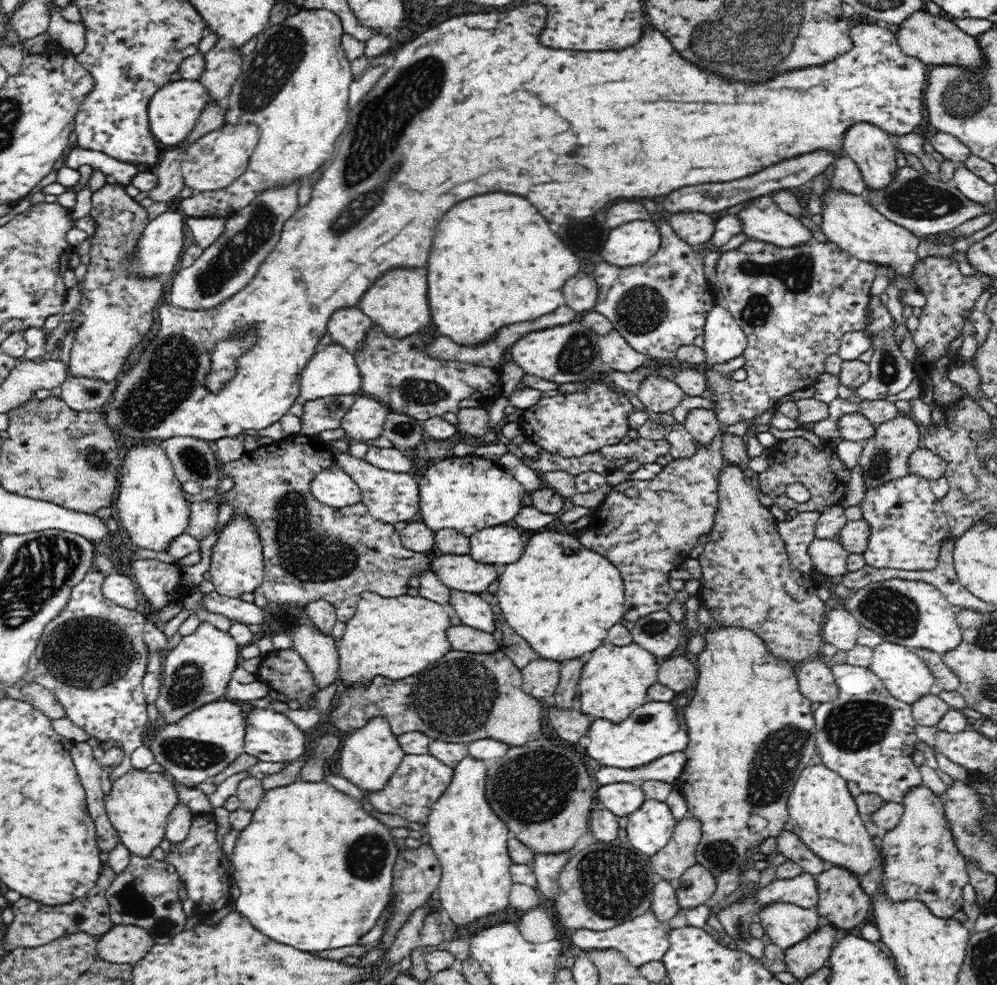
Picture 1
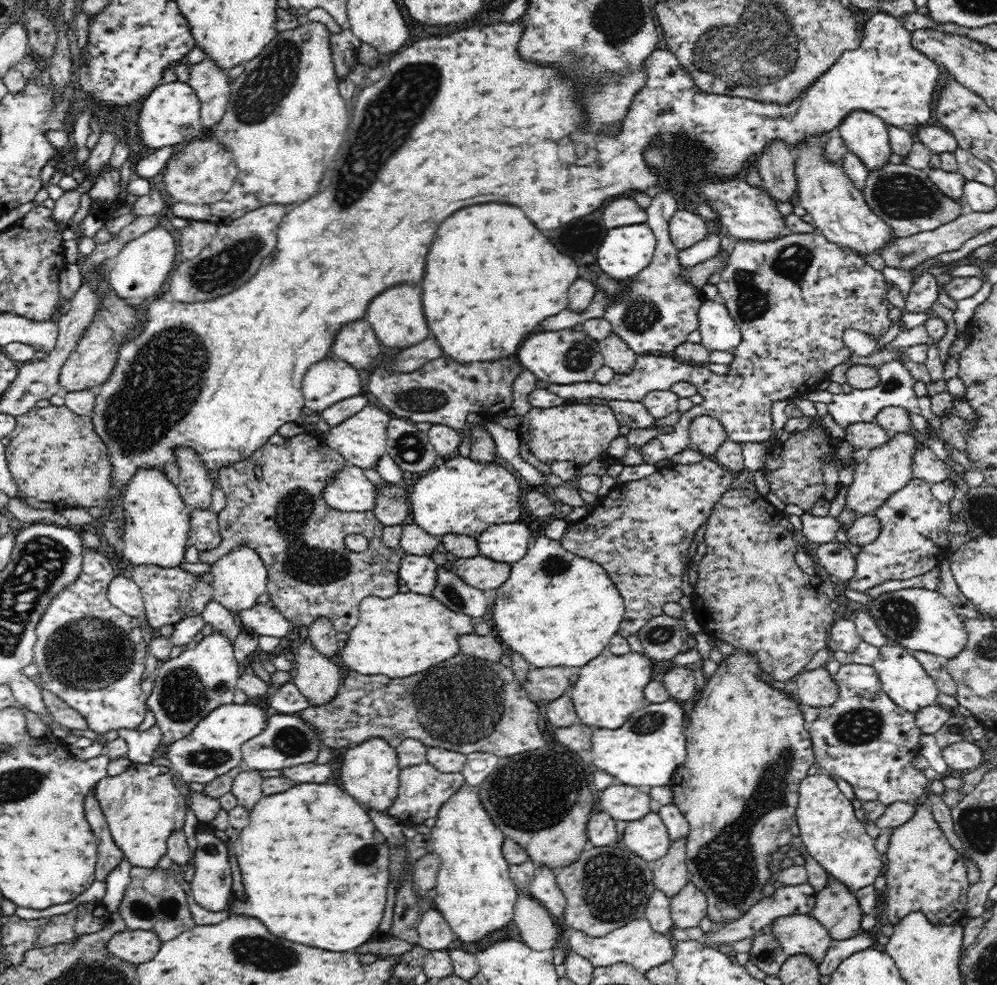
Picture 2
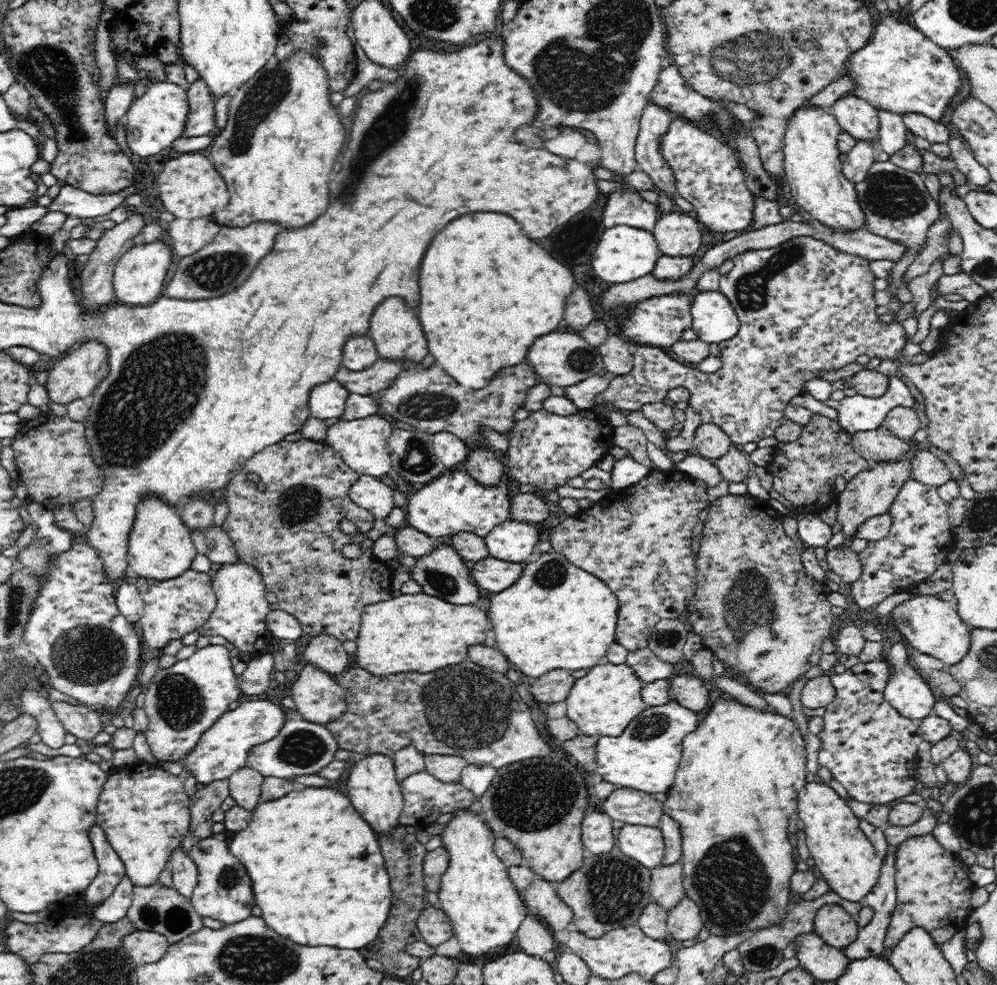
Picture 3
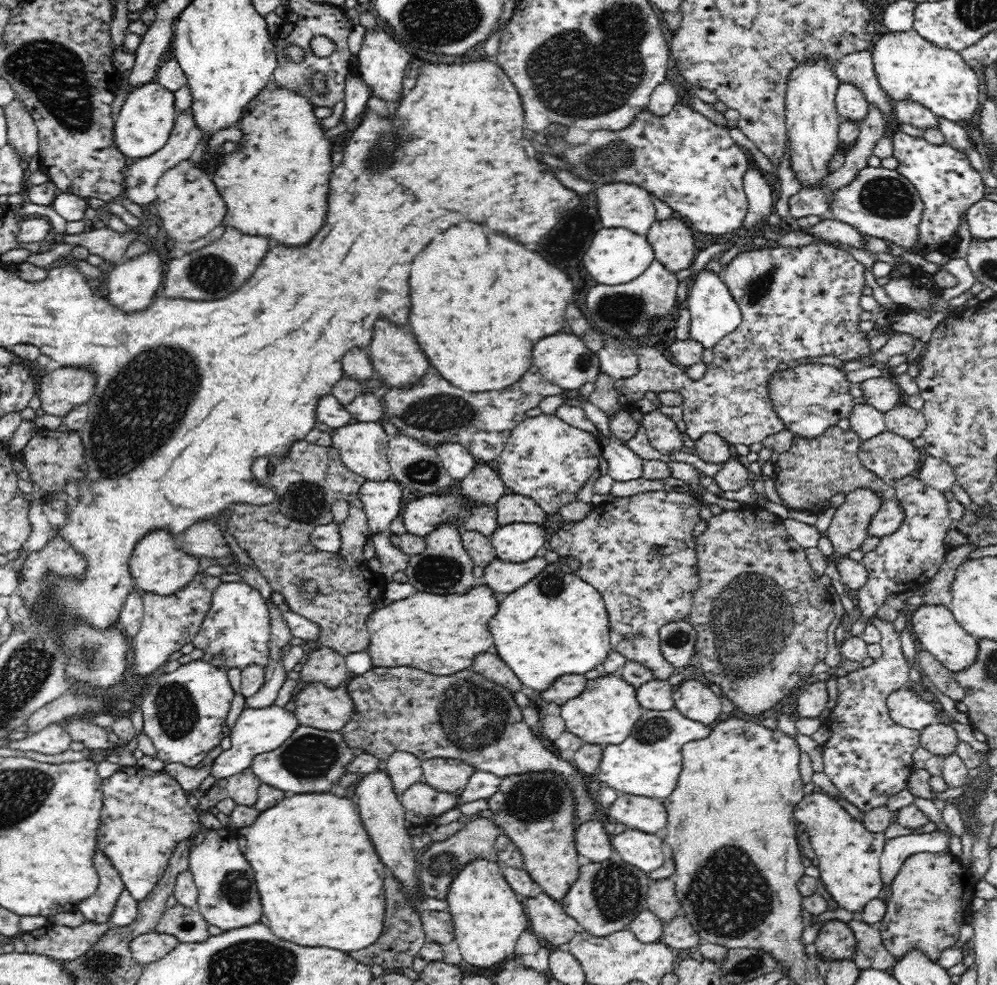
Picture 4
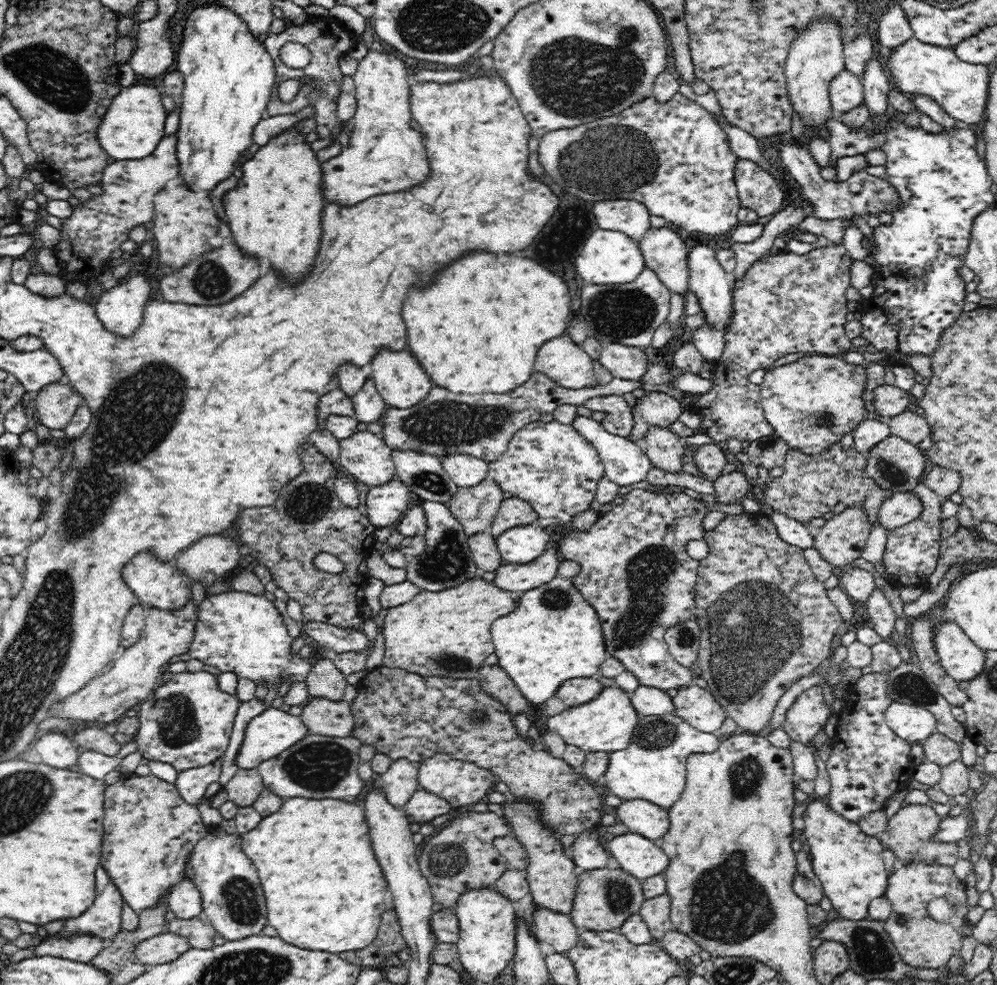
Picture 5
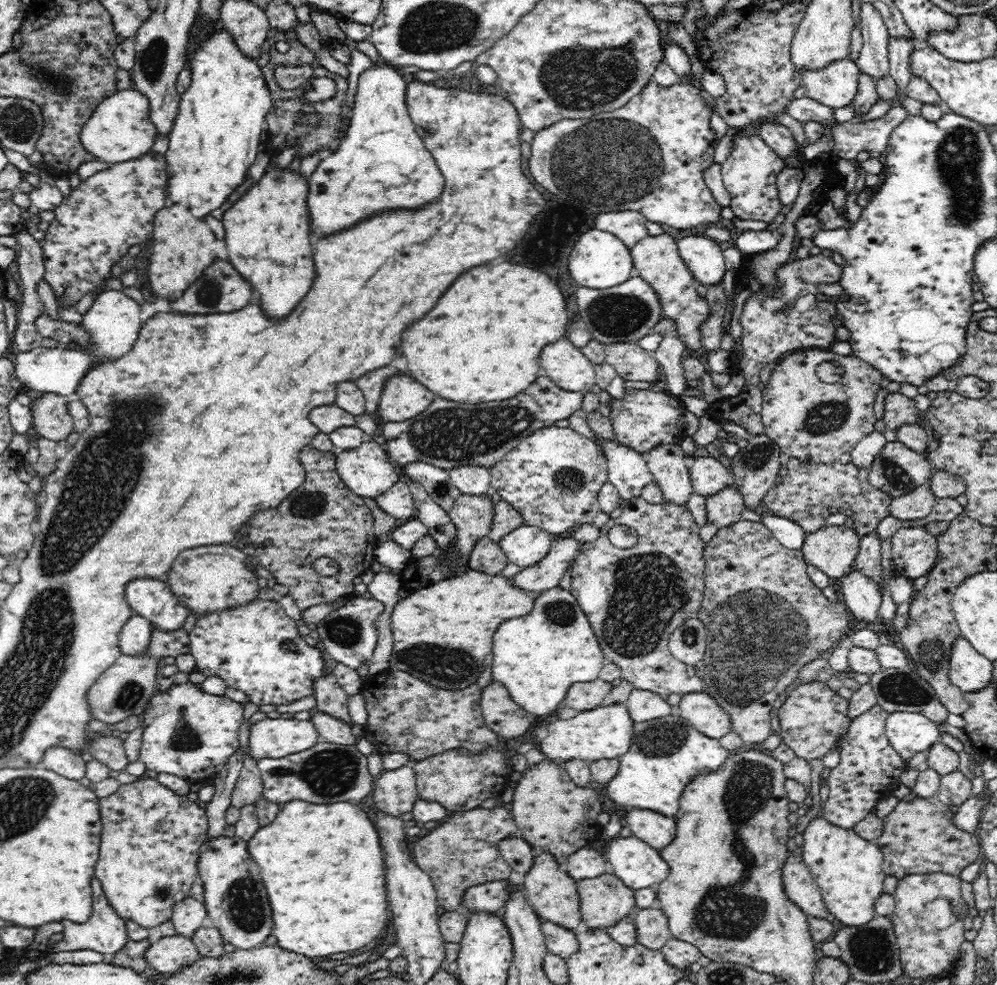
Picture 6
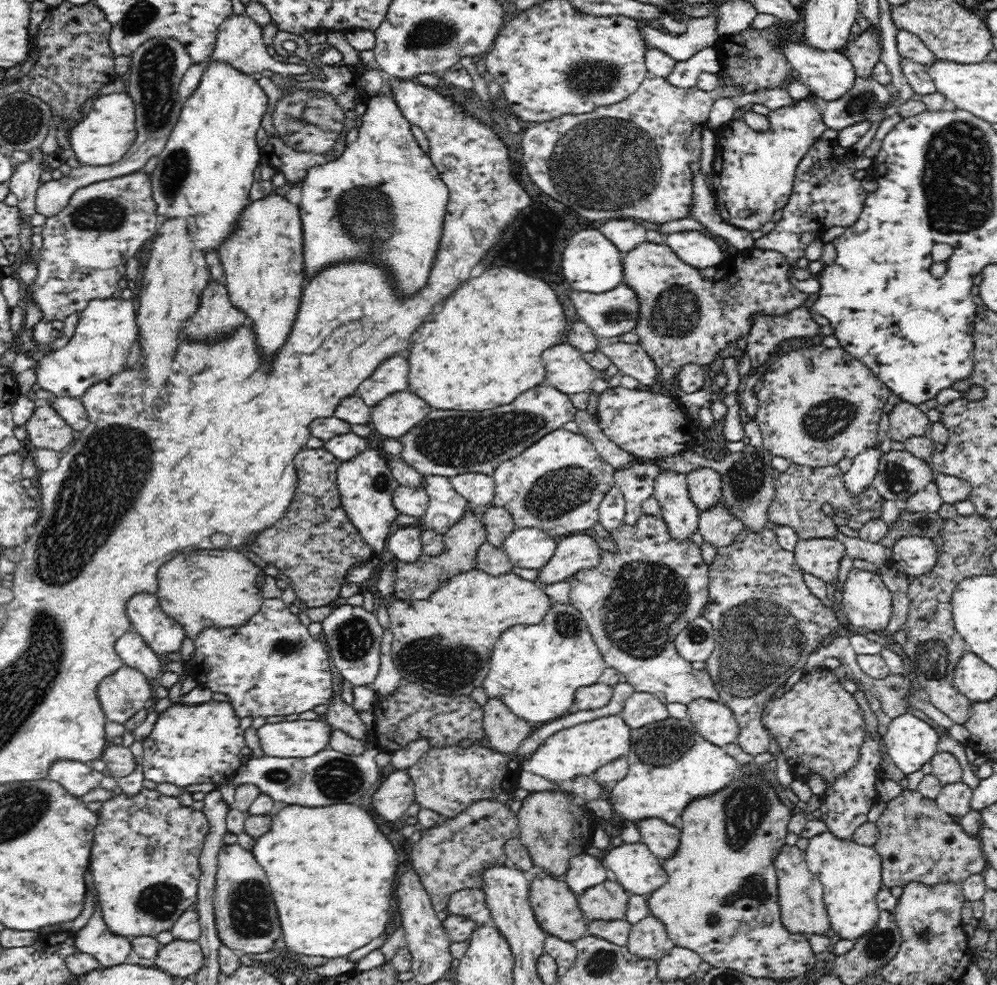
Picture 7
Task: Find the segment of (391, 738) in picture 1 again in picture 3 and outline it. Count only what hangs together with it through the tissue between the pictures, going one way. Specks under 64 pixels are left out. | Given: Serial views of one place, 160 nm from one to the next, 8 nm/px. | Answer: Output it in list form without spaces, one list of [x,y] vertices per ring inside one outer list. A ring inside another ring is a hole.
[[[367,756],[356,762],[348,774],[348,798],[352,800],[358,814],[376,830],[378,838],[391,839],[395,828],[400,824],[399,818],[403,811],[403,796],[400,783],[396,780],[395,766],[388,756]],[[382,834],[382,836],[380,836]]]

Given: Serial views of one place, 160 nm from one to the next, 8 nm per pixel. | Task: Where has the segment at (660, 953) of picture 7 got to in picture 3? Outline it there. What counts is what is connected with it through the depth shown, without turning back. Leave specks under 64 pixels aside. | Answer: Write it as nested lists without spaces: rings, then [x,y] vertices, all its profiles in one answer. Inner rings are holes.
[[[682,863],[651,869],[649,891],[652,902],[658,903],[667,911],[674,908],[685,897]]]

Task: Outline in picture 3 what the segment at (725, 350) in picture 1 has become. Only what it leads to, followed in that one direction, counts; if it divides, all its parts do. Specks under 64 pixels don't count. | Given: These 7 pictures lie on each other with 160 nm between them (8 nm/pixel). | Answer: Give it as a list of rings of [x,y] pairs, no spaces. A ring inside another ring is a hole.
[[[719,288],[698,291],[691,302],[690,314],[697,338],[710,344],[736,336],[740,328],[734,307]]]

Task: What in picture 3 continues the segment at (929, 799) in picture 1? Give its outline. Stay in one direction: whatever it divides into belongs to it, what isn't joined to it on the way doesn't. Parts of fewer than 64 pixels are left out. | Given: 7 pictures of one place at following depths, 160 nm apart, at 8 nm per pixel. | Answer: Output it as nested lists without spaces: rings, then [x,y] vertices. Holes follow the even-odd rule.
[[[932,834],[908,838],[897,845],[896,855],[896,906],[892,912],[890,924],[885,934],[883,948],[894,948],[900,939],[912,928],[922,927],[930,934],[932,940],[939,945],[950,940],[957,930],[963,930],[969,914],[973,911],[970,907],[972,892],[978,887],[969,877],[969,867],[963,863],[958,854],[947,851],[934,839]]]

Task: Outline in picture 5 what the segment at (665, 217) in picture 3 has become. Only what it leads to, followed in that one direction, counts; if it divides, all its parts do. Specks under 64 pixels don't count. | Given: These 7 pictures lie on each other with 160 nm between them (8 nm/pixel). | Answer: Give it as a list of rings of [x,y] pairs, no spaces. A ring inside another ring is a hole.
[[[665,226],[648,229],[637,243],[646,270],[654,273],[671,293],[686,296],[689,291],[688,247],[682,238]]]

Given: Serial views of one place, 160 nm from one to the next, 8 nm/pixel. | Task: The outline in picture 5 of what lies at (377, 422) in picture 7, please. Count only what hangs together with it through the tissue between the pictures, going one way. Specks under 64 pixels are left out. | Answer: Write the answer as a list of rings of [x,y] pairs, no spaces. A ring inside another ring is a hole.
[[[382,349],[372,359],[372,379],[386,405],[386,408],[406,410],[424,402],[433,384],[426,371],[408,350],[390,351]]]

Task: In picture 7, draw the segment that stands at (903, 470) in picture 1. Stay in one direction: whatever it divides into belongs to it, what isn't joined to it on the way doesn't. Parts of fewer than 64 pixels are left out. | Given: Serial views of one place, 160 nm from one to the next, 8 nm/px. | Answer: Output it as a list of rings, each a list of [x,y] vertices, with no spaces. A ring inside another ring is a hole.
[[[816,538],[799,540],[793,554],[804,573],[828,583],[837,578],[840,561],[847,554],[845,551],[838,540]]]

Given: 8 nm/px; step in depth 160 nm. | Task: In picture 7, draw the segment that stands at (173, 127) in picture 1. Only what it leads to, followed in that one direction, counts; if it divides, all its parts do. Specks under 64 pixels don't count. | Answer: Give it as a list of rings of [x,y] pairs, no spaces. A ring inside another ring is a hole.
[[[127,92],[99,96],[90,113],[73,125],[70,145],[81,165],[106,166],[118,162],[134,145],[137,133],[134,103]]]

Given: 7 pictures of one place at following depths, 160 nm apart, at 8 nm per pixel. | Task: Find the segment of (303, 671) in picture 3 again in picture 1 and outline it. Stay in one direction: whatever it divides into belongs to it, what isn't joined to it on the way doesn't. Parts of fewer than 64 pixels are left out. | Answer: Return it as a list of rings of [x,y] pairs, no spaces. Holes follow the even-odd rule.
[[[303,625],[295,630],[291,639],[294,642],[294,651],[308,665],[318,690],[337,682],[339,654],[336,638],[324,635],[312,625]]]

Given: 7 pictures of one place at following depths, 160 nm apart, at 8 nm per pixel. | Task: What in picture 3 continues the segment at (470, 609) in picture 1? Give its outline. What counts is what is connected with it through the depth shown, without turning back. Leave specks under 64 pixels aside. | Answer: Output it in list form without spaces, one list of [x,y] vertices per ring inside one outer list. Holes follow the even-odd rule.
[[[440,542],[433,552],[418,557],[409,571],[411,578],[422,587],[422,592],[430,596],[442,598],[452,604],[479,604],[482,590],[475,583],[471,570],[466,567],[465,562],[452,545]]]

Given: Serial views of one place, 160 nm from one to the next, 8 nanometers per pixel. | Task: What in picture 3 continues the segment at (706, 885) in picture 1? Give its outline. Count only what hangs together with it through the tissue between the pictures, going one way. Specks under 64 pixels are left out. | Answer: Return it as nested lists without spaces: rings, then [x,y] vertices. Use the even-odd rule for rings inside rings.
[[[684,897],[674,908],[668,911],[667,932],[674,940],[692,940],[702,930],[702,919],[698,905]]]

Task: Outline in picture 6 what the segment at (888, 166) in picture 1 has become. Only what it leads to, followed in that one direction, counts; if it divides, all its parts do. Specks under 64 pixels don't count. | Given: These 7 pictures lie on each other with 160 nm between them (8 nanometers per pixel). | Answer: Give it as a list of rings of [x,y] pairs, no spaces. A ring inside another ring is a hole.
[[[849,58],[830,62],[817,70],[800,72],[801,84],[808,90],[808,97],[831,109],[851,104],[858,90],[860,74],[860,68]]]

